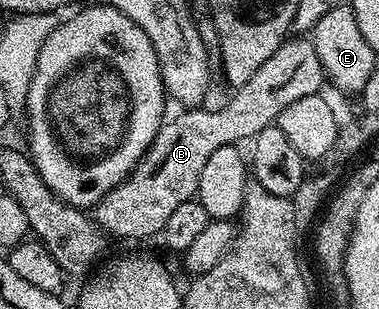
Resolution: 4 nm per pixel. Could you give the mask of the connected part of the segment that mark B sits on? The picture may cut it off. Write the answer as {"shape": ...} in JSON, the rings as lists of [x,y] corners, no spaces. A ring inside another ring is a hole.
{"shape":[[[287,38],[280,49],[276,49],[260,69],[256,69],[255,75],[229,96],[224,109],[215,112],[186,109],[167,118],[129,177],[113,187],[92,208],[94,222],[107,236],[115,235],[118,239],[161,236],[164,225],[168,225],[168,216],[178,206],[184,205],[184,201],[197,196],[200,172],[216,149],[241,144],[241,139],[253,140],[260,129],[277,124],[280,113],[284,113],[292,101],[319,94],[323,90],[322,83],[324,76],[313,38]]]}

